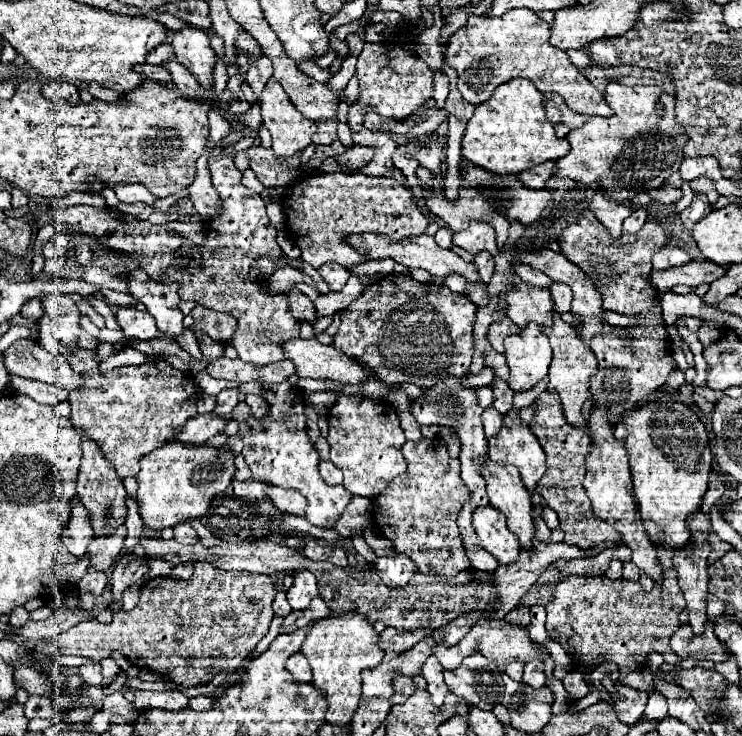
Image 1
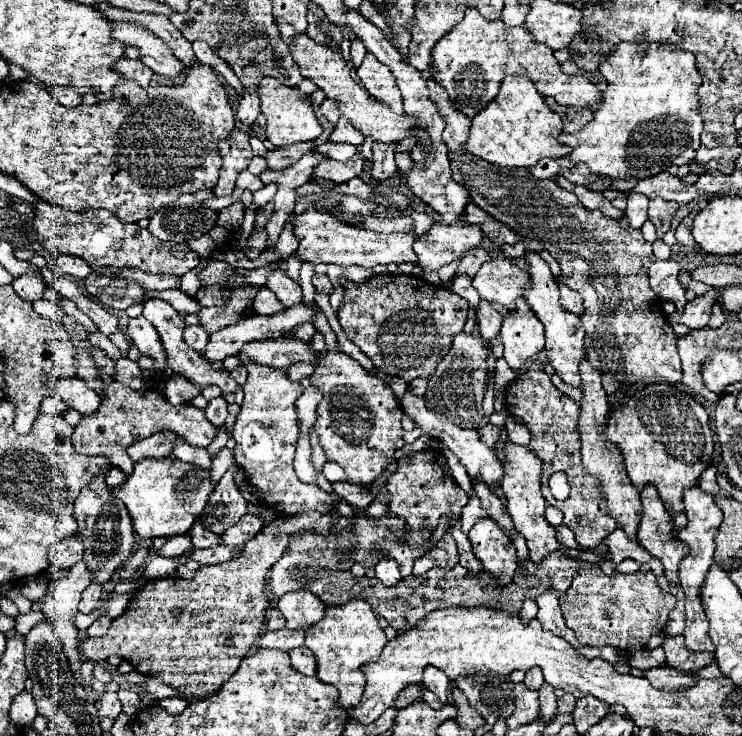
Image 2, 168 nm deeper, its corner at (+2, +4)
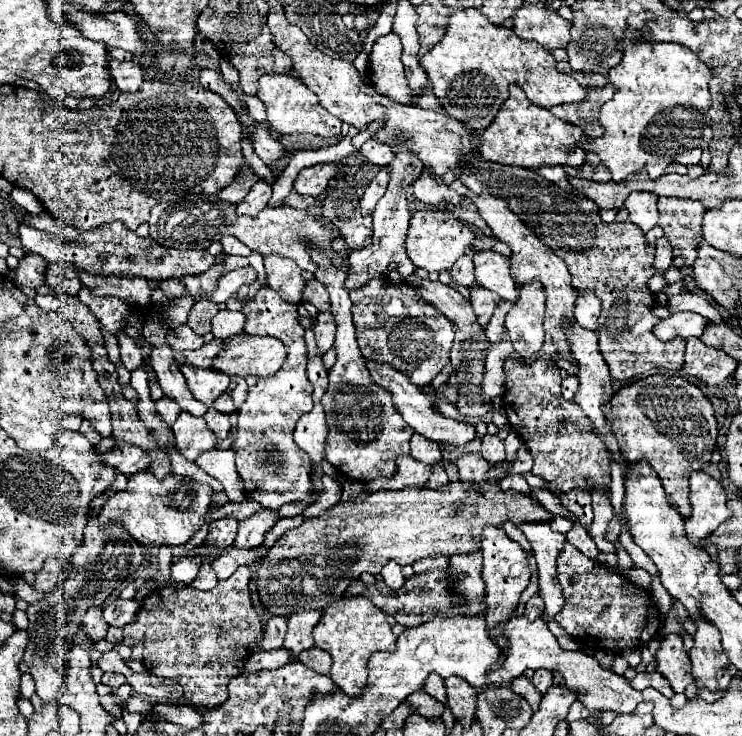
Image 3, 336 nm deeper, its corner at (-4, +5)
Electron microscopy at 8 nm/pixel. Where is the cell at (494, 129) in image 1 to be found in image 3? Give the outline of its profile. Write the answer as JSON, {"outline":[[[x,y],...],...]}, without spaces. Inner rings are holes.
{"outline":[[[517,84],[509,86],[509,98],[501,106],[495,122],[485,128],[481,136],[479,154],[483,160],[501,162],[519,168],[539,166],[573,166],[585,164],[585,150],[581,144],[587,140],[581,128],[555,118],[549,110],[535,106]]]}

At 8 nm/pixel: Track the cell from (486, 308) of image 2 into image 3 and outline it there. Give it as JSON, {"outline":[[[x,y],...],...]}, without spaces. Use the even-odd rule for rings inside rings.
{"outline":[[[471,286],[469,288],[469,302],[477,314],[477,322],[485,328],[493,316],[493,310],[499,302],[499,296],[495,292],[481,288],[481,286]]]}

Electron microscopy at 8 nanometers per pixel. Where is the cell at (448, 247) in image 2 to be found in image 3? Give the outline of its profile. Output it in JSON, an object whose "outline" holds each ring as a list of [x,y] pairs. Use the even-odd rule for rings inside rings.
{"outline":[[[425,210],[413,214],[409,234],[405,240],[405,250],[417,268],[423,268],[427,272],[441,272],[441,270],[449,270],[453,262],[469,250],[473,240],[475,240],[475,232],[467,224],[455,218],[447,218],[445,212]]]}

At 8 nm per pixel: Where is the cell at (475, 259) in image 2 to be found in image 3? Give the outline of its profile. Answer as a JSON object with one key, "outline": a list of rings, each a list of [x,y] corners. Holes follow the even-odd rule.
{"outline":[[[465,252],[451,268],[451,276],[463,284],[463,286],[473,286],[475,284],[475,276],[473,276],[473,252]]]}

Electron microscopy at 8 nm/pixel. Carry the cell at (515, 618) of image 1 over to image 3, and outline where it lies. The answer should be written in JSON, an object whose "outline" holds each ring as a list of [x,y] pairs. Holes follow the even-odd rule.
{"outline":[[[533,594],[527,602],[525,602],[525,612],[523,612],[529,620],[537,620],[543,614],[543,600],[539,594]]]}

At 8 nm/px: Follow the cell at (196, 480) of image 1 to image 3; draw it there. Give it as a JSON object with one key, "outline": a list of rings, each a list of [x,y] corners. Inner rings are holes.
{"outline":[[[137,472],[129,478],[123,492],[115,492],[107,498],[99,512],[99,520],[101,526],[121,524],[133,540],[145,546],[179,546],[187,544],[203,526],[211,496],[213,490],[185,476],[169,474],[161,482],[151,472]]]}

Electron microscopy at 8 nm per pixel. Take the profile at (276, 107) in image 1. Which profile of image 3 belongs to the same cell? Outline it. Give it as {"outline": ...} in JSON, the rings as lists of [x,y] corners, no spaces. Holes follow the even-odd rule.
{"outline":[[[265,74],[259,78],[257,98],[267,108],[267,122],[279,134],[319,134],[319,136],[339,136],[341,134],[341,120],[337,116],[329,116],[317,100],[317,96],[305,88],[305,84],[293,74]]]}

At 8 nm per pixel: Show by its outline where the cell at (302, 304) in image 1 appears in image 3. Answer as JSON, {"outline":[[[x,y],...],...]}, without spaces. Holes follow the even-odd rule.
{"outline":[[[265,256],[265,272],[267,272],[267,286],[279,292],[283,300],[299,304],[305,280],[301,276],[301,268],[293,264],[293,260],[281,256]]]}

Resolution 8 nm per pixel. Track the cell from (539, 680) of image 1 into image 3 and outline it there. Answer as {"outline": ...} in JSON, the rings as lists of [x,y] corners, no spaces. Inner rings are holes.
{"outline":[[[537,670],[535,676],[531,678],[531,682],[535,684],[535,688],[543,694],[547,692],[547,688],[553,684],[553,672],[545,672],[545,670]]]}

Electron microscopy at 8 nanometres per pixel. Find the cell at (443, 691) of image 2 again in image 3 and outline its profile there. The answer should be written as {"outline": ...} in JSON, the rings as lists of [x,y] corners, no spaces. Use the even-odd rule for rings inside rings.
{"outline":[[[429,674],[425,684],[423,684],[423,692],[433,696],[437,702],[447,702],[447,696],[445,696],[445,684],[443,684],[443,678],[437,676],[437,674]]]}

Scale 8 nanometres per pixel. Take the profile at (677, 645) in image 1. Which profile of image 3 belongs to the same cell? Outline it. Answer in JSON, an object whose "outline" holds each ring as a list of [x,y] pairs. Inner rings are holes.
{"outline":[[[667,634],[655,658],[655,672],[665,676],[675,692],[685,692],[687,684],[693,682],[691,662],[683,648],[683,638],[679,634]]]}

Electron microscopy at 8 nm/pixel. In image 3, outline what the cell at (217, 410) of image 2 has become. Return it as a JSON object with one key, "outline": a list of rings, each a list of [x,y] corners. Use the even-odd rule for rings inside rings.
{"outline":[[[211,408],[211,410],[207,410],[207,414],[205,414],[203,418],[207,420],[209,430],[211,430],[213,434],[217,434],[219,438],[227,438],[227,434],[229,434],[229,426],[231,426],[227,414],[219,414],[219,412],[215,412],[215,410]]]}

